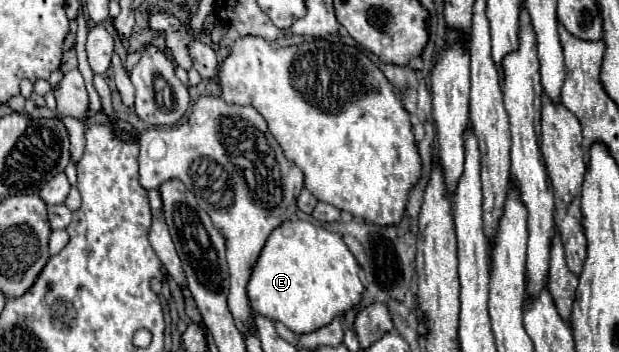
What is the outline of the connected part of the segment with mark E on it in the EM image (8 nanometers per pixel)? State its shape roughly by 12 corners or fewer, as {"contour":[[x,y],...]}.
{"contour":[[269,235],[247,283],[257,315],[313,333],[361,301],[341,235]]}

